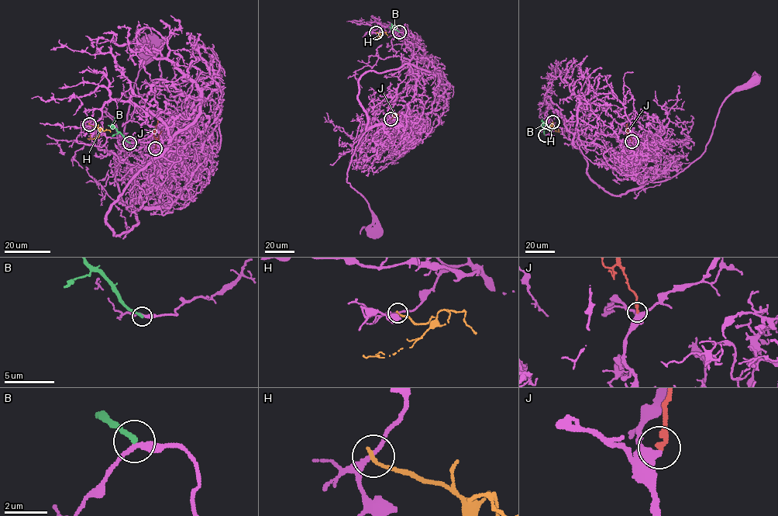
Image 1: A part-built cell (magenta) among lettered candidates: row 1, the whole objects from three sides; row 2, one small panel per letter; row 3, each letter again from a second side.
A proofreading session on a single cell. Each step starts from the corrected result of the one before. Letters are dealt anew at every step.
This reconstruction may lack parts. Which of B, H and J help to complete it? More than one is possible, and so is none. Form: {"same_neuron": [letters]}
{"same_neuron": ["J"]}

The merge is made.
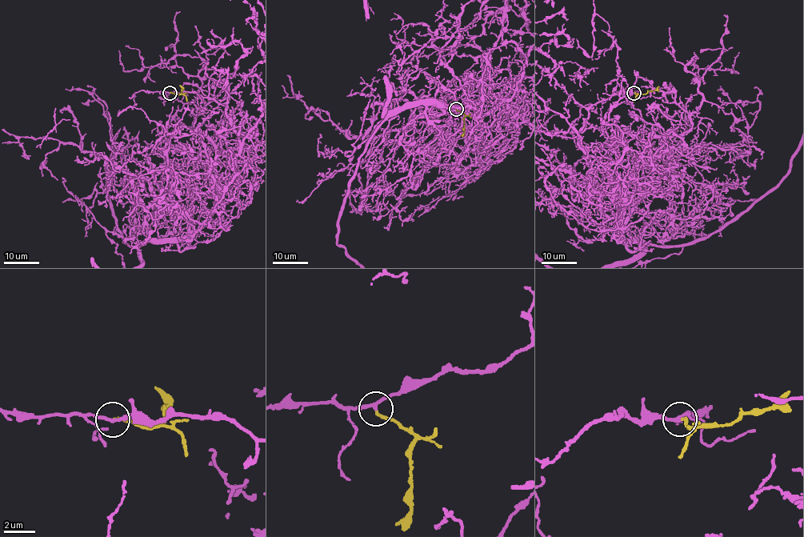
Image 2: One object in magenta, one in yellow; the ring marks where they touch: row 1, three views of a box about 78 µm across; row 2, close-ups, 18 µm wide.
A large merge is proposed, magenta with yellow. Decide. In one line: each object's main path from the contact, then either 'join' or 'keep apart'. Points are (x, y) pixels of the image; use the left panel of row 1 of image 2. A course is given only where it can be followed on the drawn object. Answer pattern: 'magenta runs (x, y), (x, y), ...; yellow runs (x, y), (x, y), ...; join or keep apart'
magenta runs (170, 93), (224, 104), (241, 150), (196, 229), (127, 245), (105, 171); yellow runs (170, 93), (182, 94), (183, 90), (179, 85); join

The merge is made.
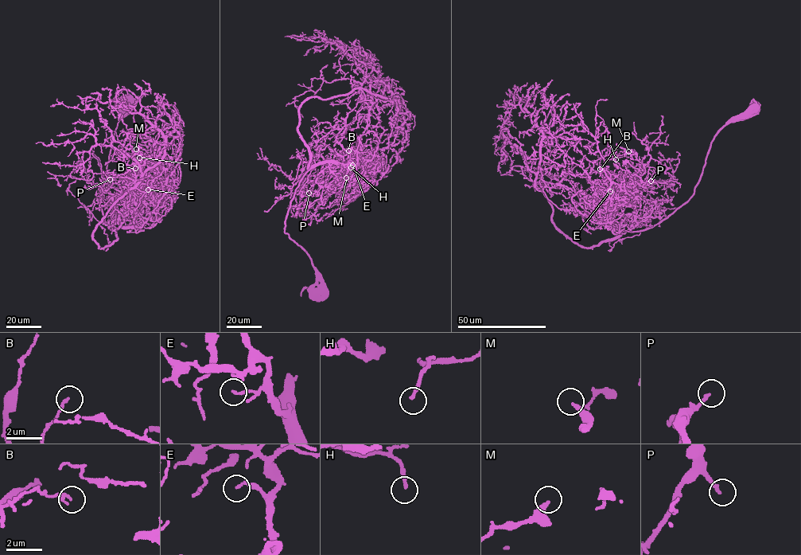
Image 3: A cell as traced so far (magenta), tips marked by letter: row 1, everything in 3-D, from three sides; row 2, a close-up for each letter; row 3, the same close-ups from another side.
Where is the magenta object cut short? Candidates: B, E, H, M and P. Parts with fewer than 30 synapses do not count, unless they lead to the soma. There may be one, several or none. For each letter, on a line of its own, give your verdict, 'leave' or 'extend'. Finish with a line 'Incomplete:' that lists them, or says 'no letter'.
B: leave
E: extend
H: leave
M: leave
P: extend
Incomplete: E, P

